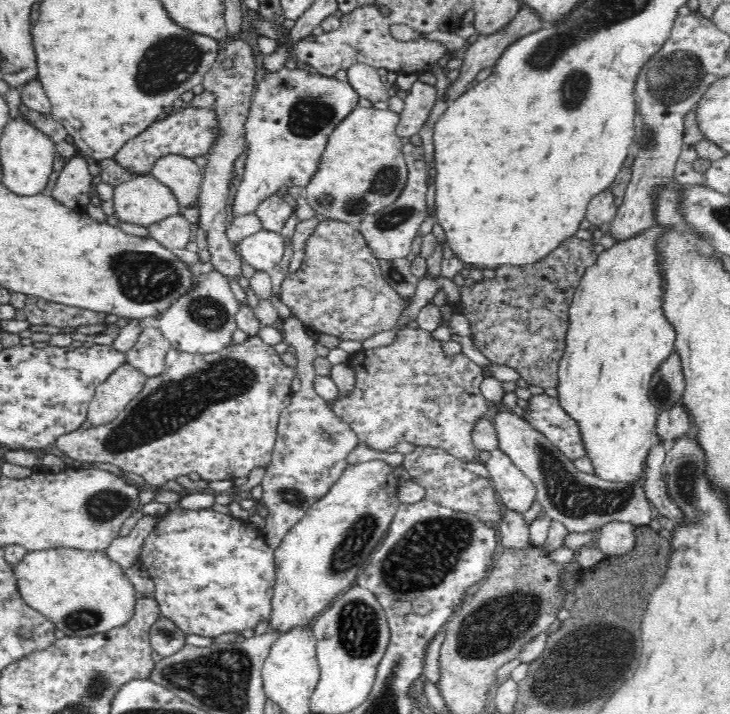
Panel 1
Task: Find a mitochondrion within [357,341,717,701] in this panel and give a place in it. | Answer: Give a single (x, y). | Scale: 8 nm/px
(421, 561)

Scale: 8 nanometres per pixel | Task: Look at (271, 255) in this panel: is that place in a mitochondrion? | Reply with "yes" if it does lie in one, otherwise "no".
no

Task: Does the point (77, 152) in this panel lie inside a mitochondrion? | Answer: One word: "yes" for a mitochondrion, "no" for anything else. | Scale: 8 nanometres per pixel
no

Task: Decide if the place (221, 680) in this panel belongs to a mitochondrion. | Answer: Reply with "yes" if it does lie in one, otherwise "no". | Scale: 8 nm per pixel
yes

